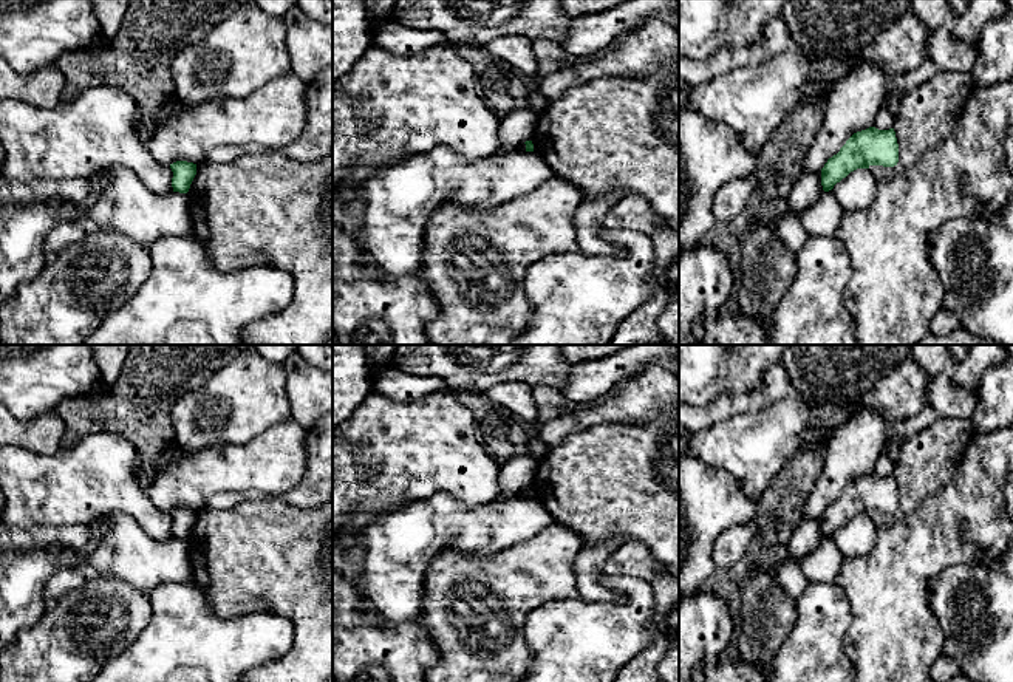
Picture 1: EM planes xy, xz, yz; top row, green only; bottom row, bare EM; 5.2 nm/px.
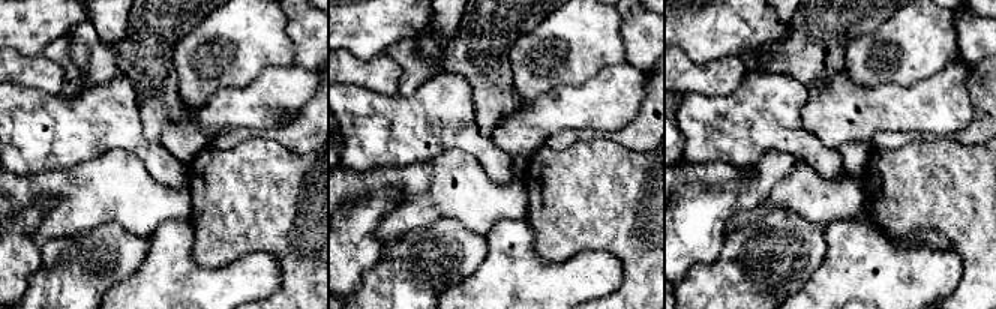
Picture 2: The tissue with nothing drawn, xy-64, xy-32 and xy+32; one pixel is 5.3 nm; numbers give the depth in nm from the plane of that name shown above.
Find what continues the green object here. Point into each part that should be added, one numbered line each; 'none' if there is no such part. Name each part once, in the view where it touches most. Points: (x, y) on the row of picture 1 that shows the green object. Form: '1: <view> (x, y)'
none

